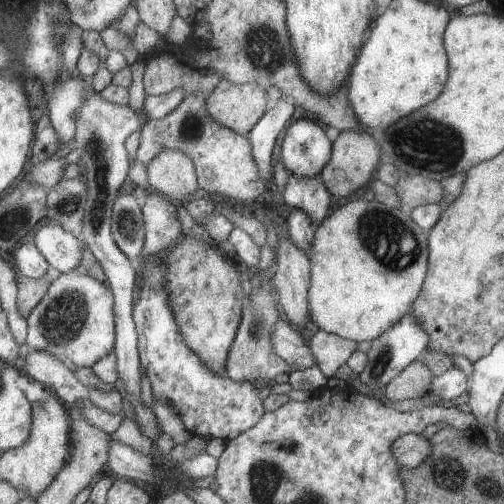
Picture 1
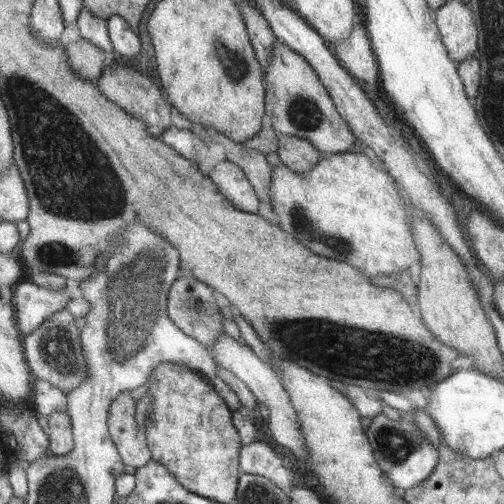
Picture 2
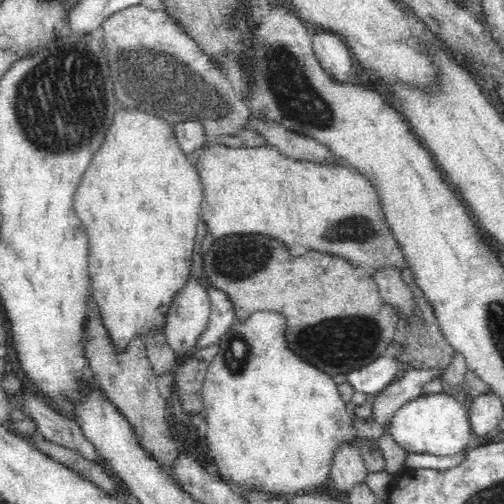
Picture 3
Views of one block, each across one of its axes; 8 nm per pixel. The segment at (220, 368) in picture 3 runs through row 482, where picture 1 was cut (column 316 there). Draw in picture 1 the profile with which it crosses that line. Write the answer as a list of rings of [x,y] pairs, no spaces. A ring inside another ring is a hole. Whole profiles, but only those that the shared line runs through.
[[[353,200],[331,216],[327,216],[315,234],[311,248],[311,286],[309,286],[309,310],[311,320],[321,332],[337,334],[347,340],[373,342],[391,330],[405,314],[413,312],[413,302],[421,294],[425,274],[429,270],[429,242],[407,210],[391,208],[389,204]]]

